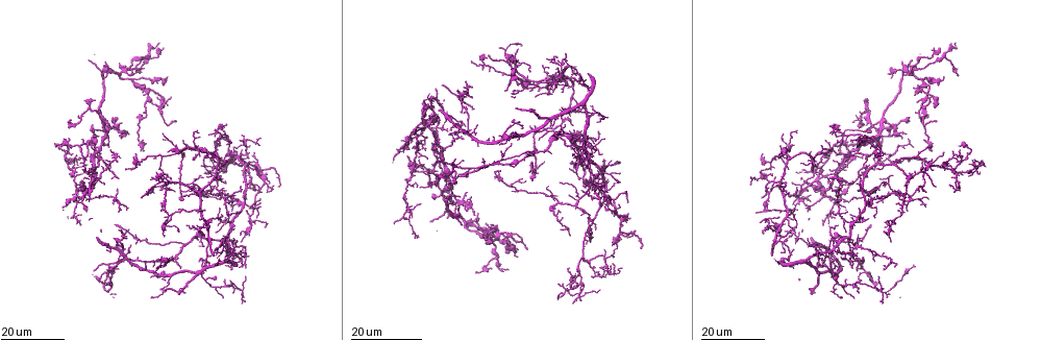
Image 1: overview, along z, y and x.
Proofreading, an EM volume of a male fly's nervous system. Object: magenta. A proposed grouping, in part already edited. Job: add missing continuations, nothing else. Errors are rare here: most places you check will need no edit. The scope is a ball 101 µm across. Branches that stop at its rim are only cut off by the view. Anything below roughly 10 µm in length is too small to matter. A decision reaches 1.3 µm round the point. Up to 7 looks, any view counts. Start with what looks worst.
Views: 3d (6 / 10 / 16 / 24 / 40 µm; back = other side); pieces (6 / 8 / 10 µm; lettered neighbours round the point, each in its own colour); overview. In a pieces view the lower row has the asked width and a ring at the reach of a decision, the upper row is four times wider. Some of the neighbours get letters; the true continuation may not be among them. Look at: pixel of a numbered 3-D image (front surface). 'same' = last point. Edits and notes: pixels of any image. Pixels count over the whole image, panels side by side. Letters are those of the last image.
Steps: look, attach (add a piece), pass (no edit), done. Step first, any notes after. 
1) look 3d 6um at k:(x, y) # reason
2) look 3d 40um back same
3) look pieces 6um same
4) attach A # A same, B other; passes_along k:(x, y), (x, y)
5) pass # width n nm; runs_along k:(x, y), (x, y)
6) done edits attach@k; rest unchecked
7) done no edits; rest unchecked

look 3d 24um at 1:(244, 145) # branch stops here

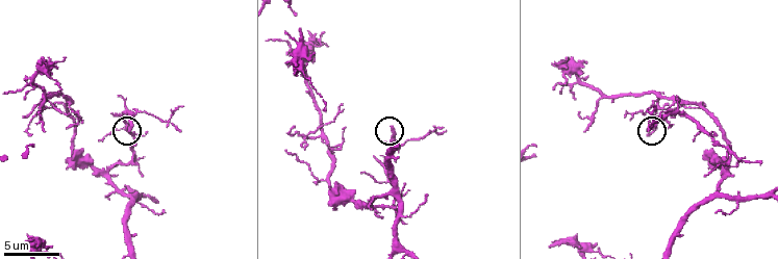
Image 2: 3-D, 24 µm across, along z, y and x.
look pieces 10um at 2:(128, 131)

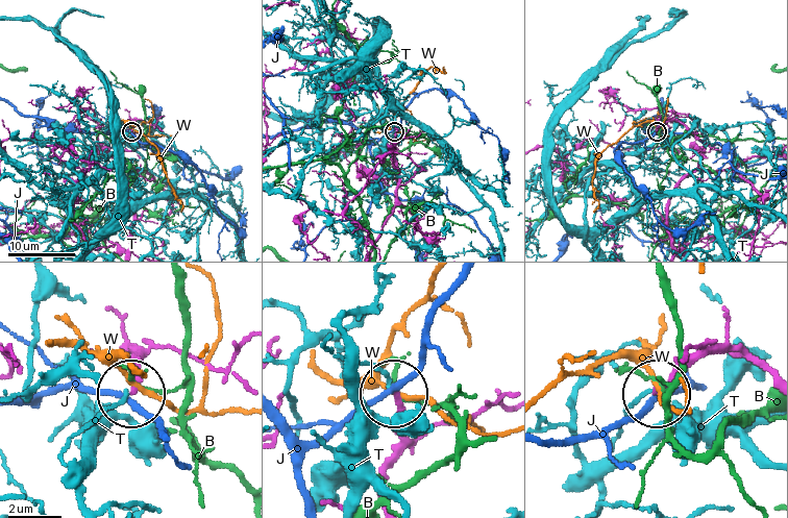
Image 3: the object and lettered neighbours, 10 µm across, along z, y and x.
pass # B other, J other, T other, W other; runs_along 3:(128, 348), (138, 358), (132, 393); no lettered piece goes on from it

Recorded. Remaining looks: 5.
look 3d 24um at 1:(475, 273) # thin end

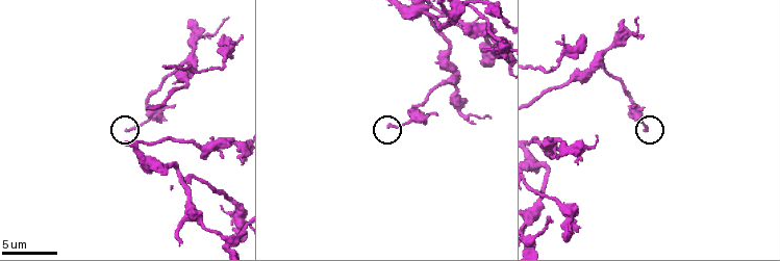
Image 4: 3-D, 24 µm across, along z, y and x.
look pieces 8um at 4:(127, 130)

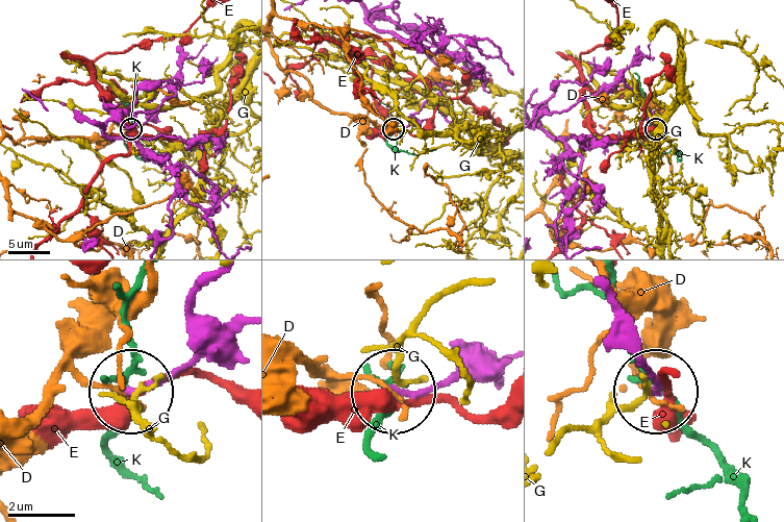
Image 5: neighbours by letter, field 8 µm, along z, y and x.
pass # D other, E other, G other, K other; runs_along 5:(205, 282), (188, 358), (132, 389); no lettered piece goes on from it

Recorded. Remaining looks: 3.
look 3d 24um at 1:(94, 137) # long arm stops here

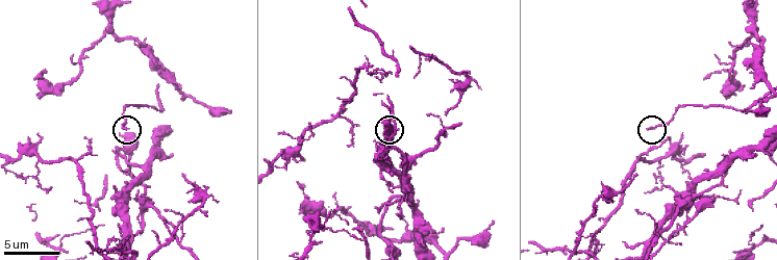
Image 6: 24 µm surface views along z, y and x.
look pieces 8um at 6:(126, 130)

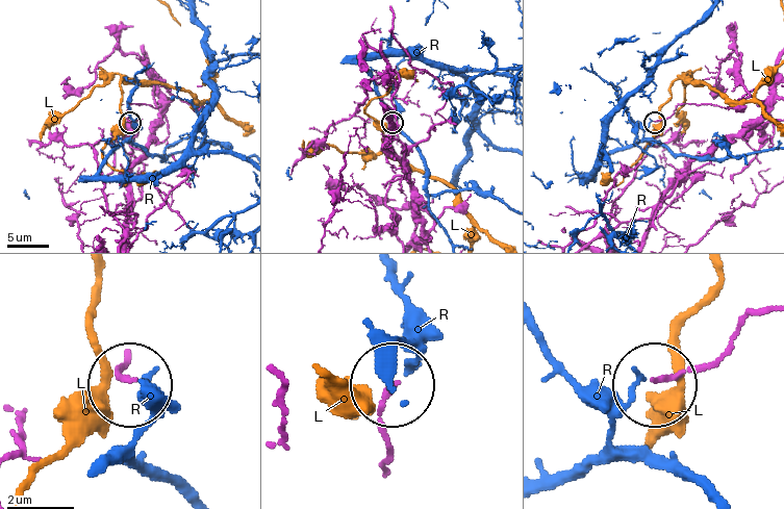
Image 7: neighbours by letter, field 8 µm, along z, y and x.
pass # L other, R other; runs_along 7:(761, 311), (711, 362), (655, 381); none of them fits

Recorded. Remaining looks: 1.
done no edits; rest unchecked

